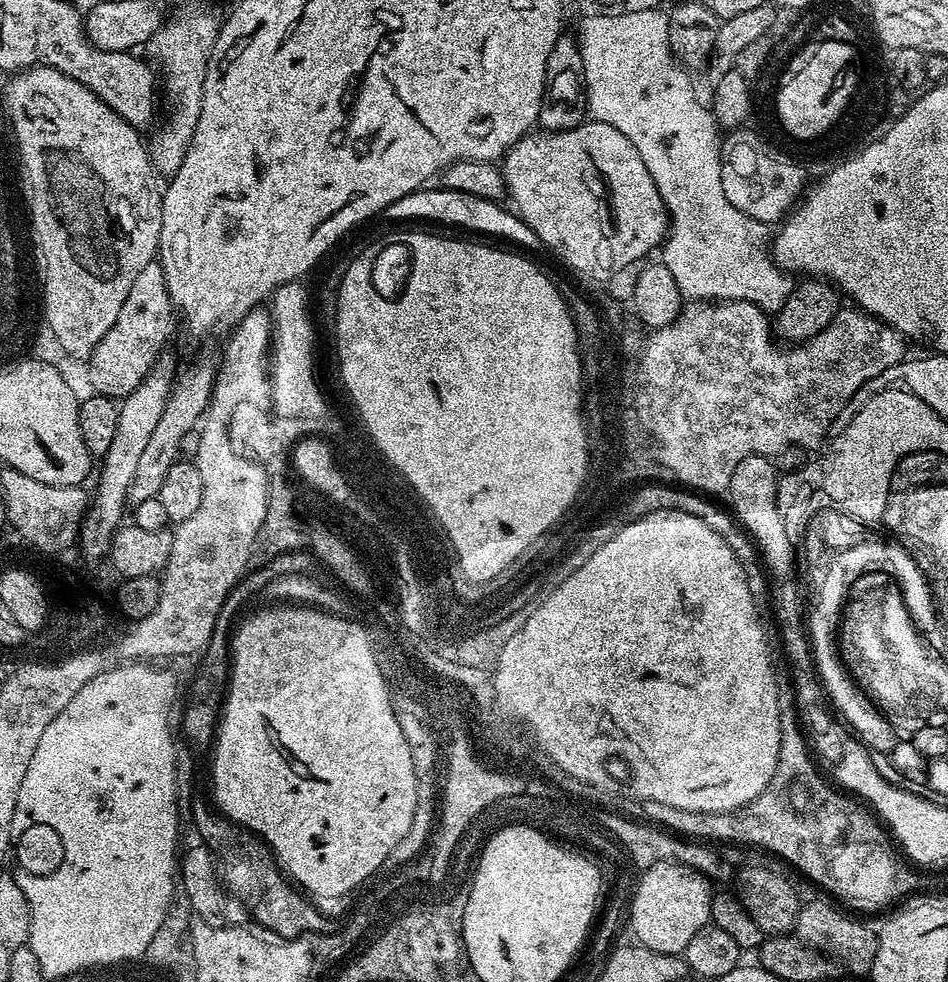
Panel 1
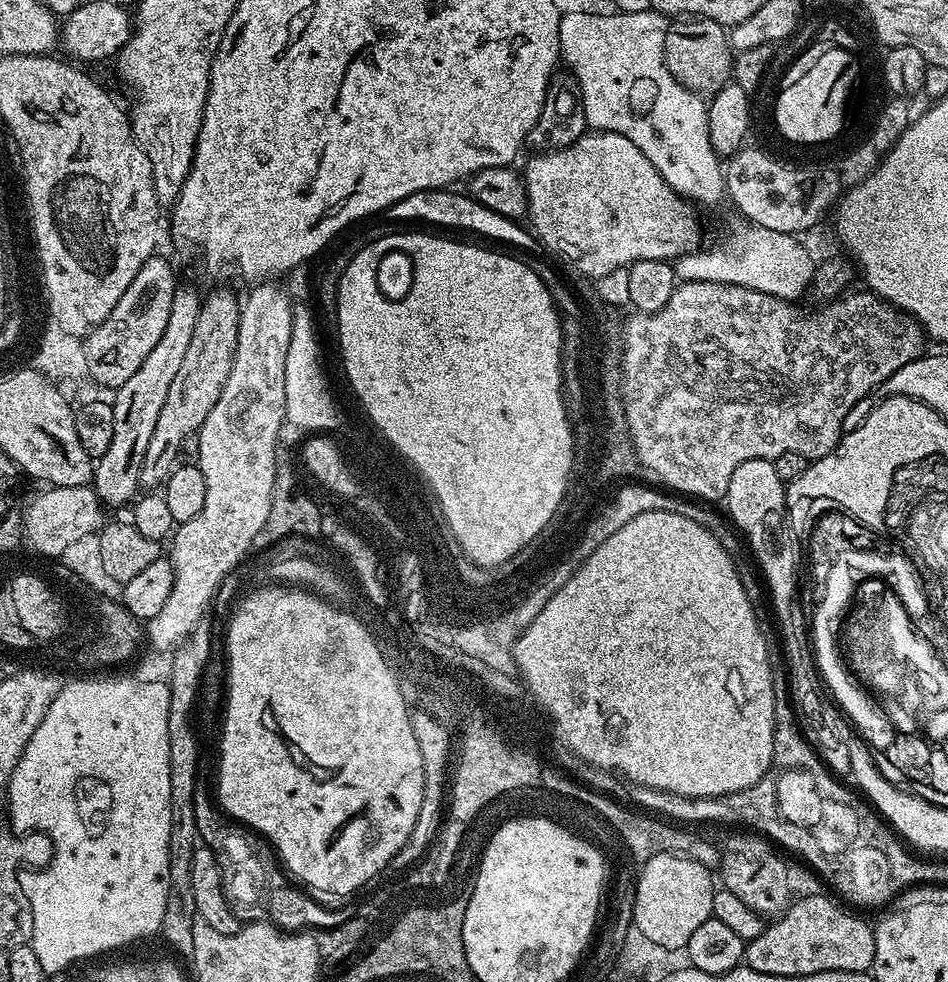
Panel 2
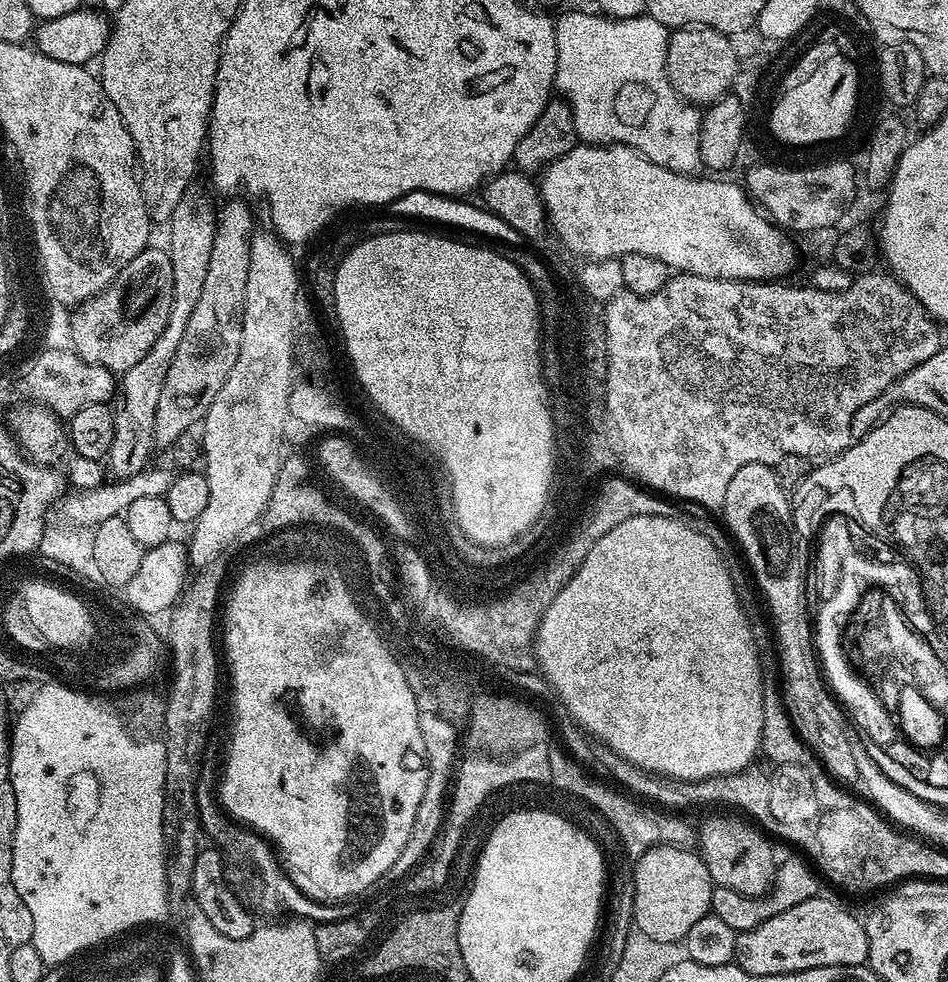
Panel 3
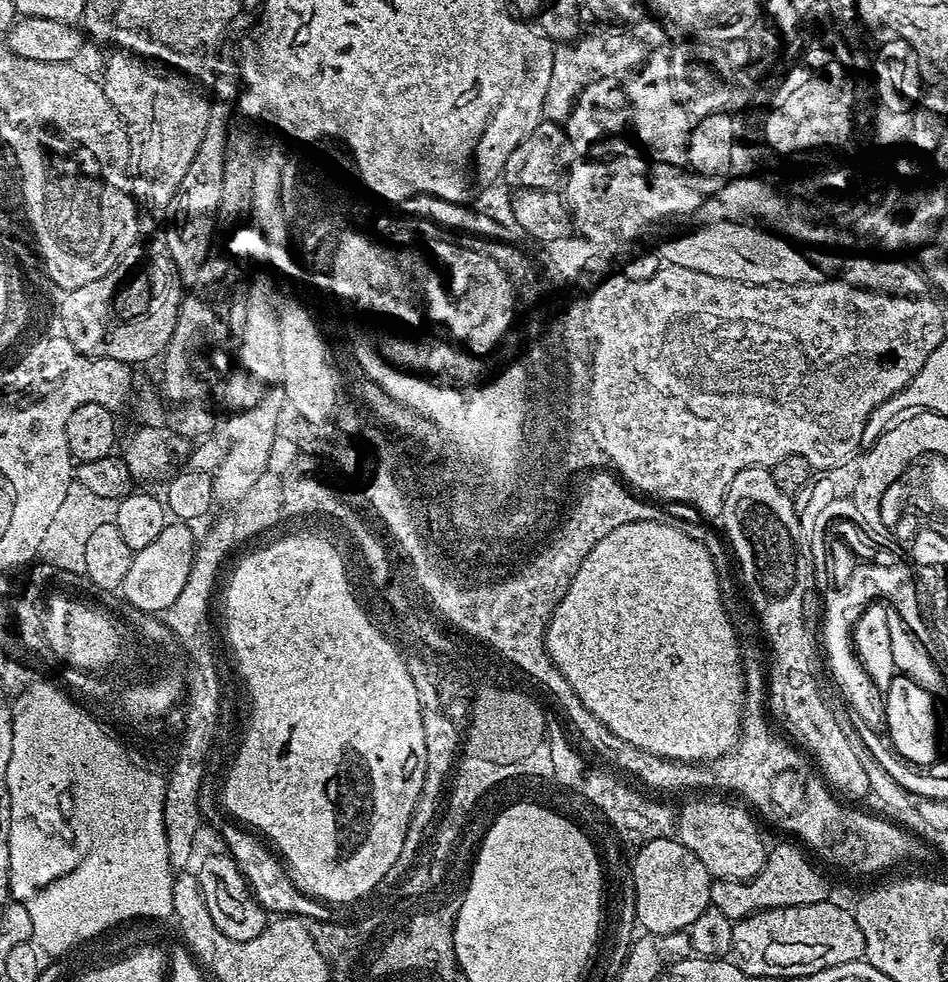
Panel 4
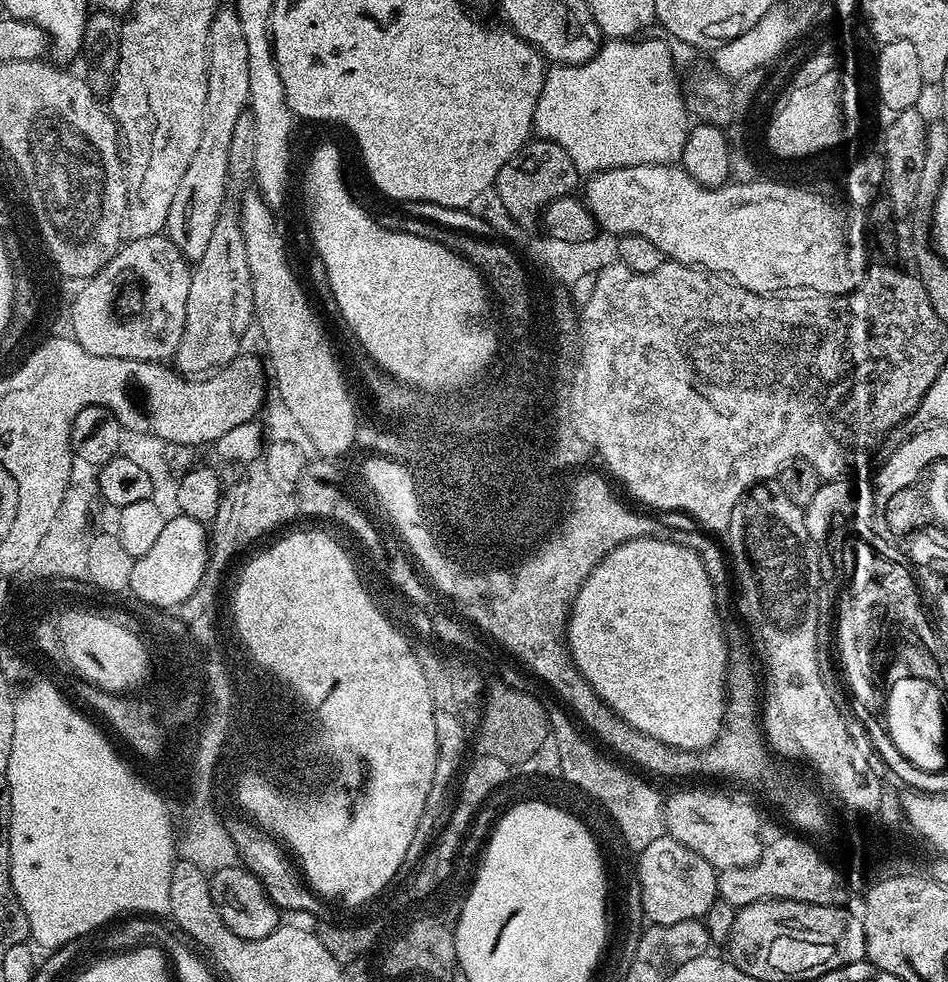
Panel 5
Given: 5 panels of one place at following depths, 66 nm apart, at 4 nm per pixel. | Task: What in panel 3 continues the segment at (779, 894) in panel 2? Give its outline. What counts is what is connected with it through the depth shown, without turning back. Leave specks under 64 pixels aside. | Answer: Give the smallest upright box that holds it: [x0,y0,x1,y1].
[698,815,778,896]

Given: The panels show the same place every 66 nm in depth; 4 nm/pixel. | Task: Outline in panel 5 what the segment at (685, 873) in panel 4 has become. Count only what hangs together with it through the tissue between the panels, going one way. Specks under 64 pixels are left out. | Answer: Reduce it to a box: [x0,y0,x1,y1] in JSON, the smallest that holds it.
[636,834,718,925]

